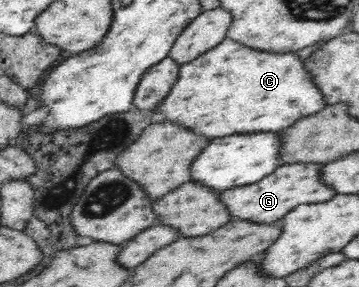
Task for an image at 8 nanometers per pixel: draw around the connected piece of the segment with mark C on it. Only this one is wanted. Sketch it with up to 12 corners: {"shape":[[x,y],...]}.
{"shape":[[225,38],[182,64],[156,121],[205,137],[318,114],[299,53]]}

